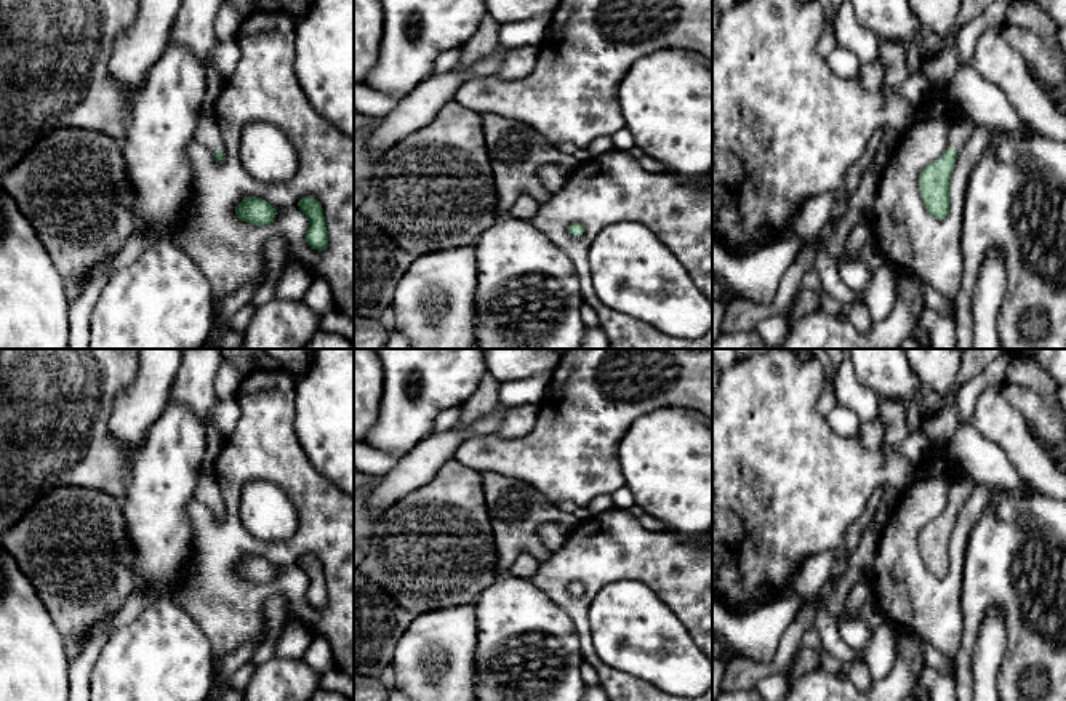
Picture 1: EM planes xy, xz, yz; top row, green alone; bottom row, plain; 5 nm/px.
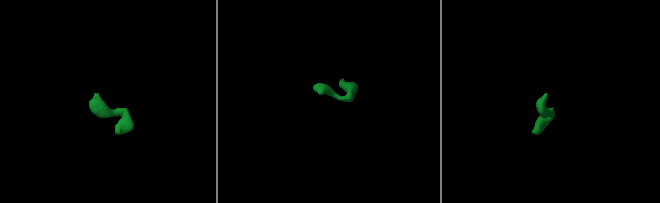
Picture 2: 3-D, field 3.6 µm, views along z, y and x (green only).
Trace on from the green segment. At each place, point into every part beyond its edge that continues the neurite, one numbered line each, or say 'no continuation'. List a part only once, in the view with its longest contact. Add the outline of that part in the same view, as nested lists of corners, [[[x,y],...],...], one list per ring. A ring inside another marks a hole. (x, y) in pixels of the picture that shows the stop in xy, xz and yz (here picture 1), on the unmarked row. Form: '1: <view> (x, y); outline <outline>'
1: xy (207, 490); outline [[[202,469],[194,491],[194,501],[200,501],[216,511],[222,509],[222,496],[214,472]]]

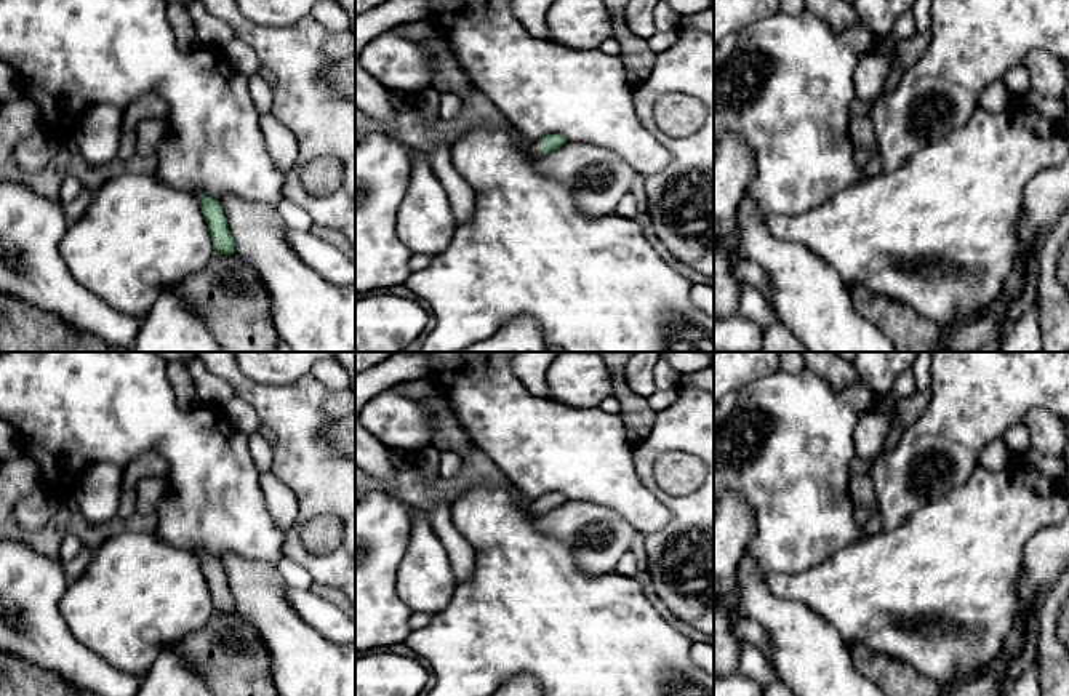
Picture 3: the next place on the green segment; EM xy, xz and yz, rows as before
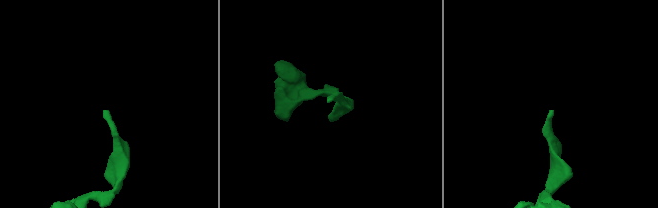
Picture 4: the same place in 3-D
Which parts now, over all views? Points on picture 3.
1: xz (535, 508); outline [[[536,498],[528,502],[526,512],[533,517],[544,515],[546,512],[543,510],[543,498]]]

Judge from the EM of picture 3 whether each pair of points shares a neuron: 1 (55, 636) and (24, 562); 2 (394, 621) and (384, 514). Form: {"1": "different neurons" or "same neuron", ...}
{"1": "same neuron", "2": "same neuron"}

